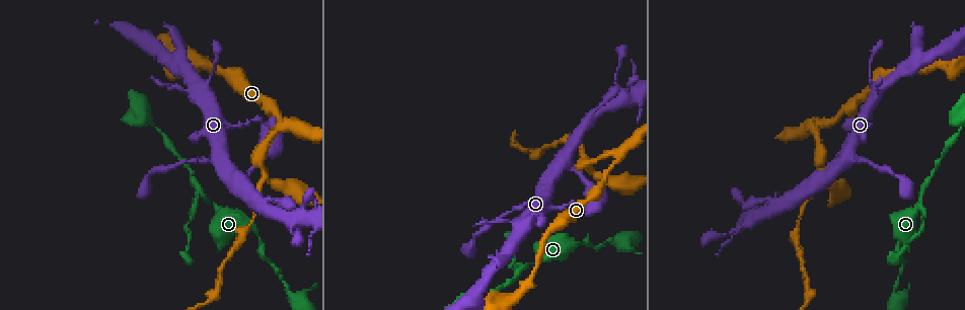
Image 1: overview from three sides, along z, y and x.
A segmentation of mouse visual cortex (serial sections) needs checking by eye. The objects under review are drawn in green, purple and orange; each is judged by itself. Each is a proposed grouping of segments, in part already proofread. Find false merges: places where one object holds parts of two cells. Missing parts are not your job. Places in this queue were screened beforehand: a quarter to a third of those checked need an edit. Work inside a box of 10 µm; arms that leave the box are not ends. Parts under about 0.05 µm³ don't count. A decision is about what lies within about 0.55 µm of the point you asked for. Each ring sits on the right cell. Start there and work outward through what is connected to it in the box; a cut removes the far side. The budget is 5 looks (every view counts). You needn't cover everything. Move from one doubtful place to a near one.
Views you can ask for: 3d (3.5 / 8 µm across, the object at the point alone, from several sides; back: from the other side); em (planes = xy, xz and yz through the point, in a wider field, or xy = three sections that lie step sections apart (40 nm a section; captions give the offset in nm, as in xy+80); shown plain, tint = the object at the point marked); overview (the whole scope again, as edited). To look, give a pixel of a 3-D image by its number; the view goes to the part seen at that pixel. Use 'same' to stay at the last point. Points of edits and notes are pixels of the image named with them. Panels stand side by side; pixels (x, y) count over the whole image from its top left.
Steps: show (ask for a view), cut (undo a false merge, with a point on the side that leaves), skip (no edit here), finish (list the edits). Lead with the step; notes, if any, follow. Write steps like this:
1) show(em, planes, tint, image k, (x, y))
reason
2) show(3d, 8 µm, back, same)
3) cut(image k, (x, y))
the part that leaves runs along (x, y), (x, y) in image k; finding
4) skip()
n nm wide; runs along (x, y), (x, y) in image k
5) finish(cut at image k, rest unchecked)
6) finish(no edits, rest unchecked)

show(3d, 3.5 µm, image 1, (590, 169))
a fork

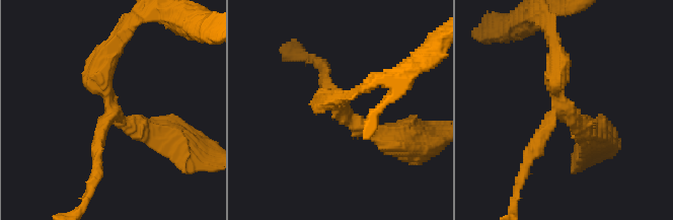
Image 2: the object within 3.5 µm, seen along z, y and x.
show(em, xy, step 1, tint, image 2, (339, 107))
3 arms; arms of 200, 250, 300 nm; shape alone is not enough

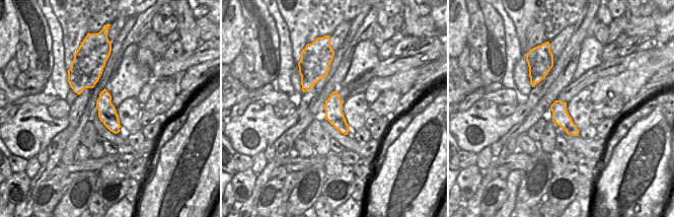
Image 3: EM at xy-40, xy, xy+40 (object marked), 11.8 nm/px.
skip()
runs along (552, 45), (552, 88), (594, 132) in image 2; all the same cell

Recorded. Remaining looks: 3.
show(3d, 3.5 µm, image 1, (215, 159))
three arms meet

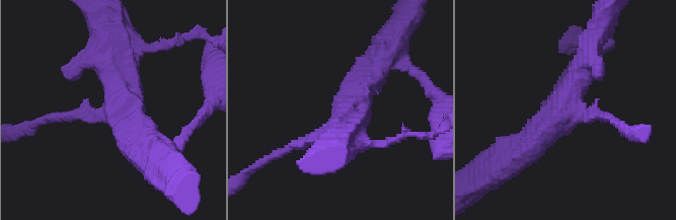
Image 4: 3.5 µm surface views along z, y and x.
cut(image 4, (66, 118))
a second cell is stuck on

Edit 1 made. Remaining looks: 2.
finish(cut at image 4, rest unchecked)

